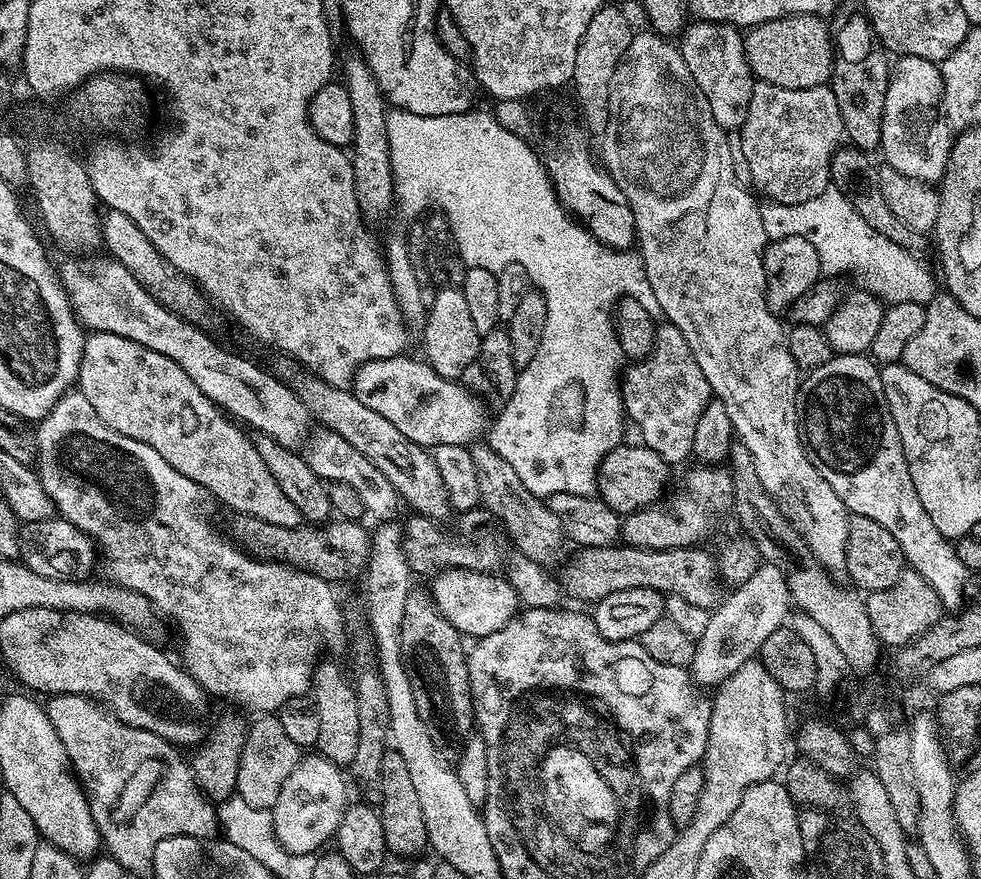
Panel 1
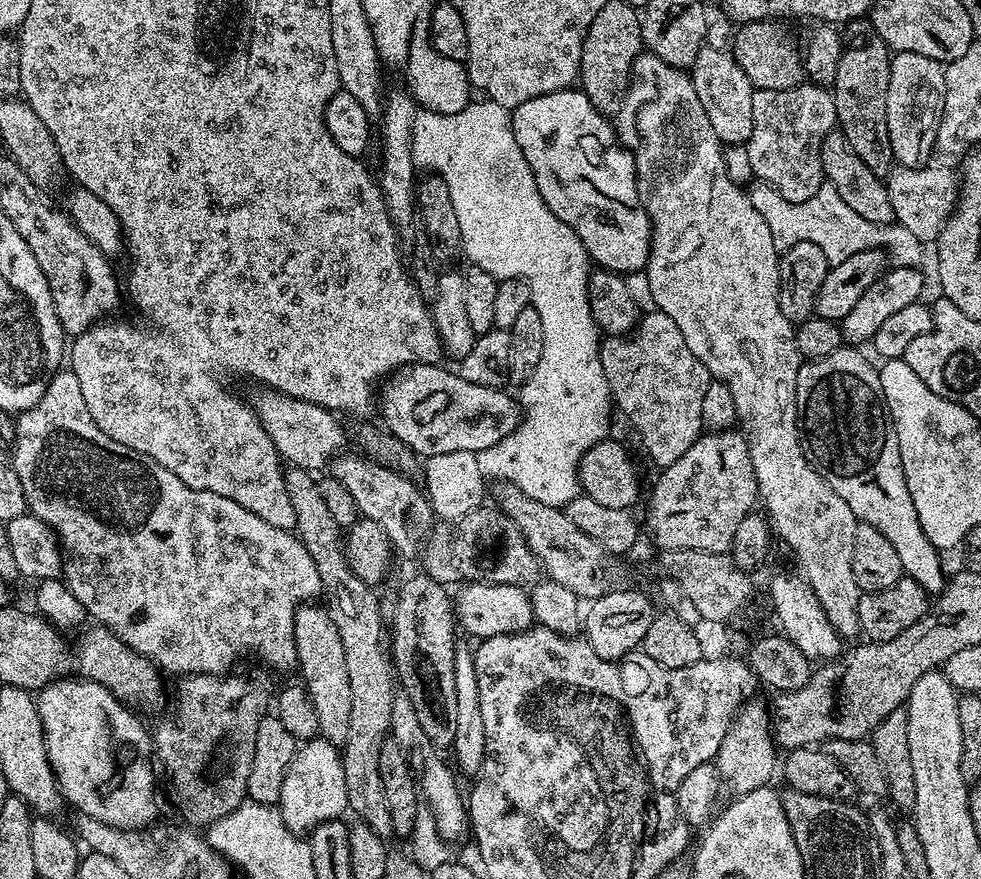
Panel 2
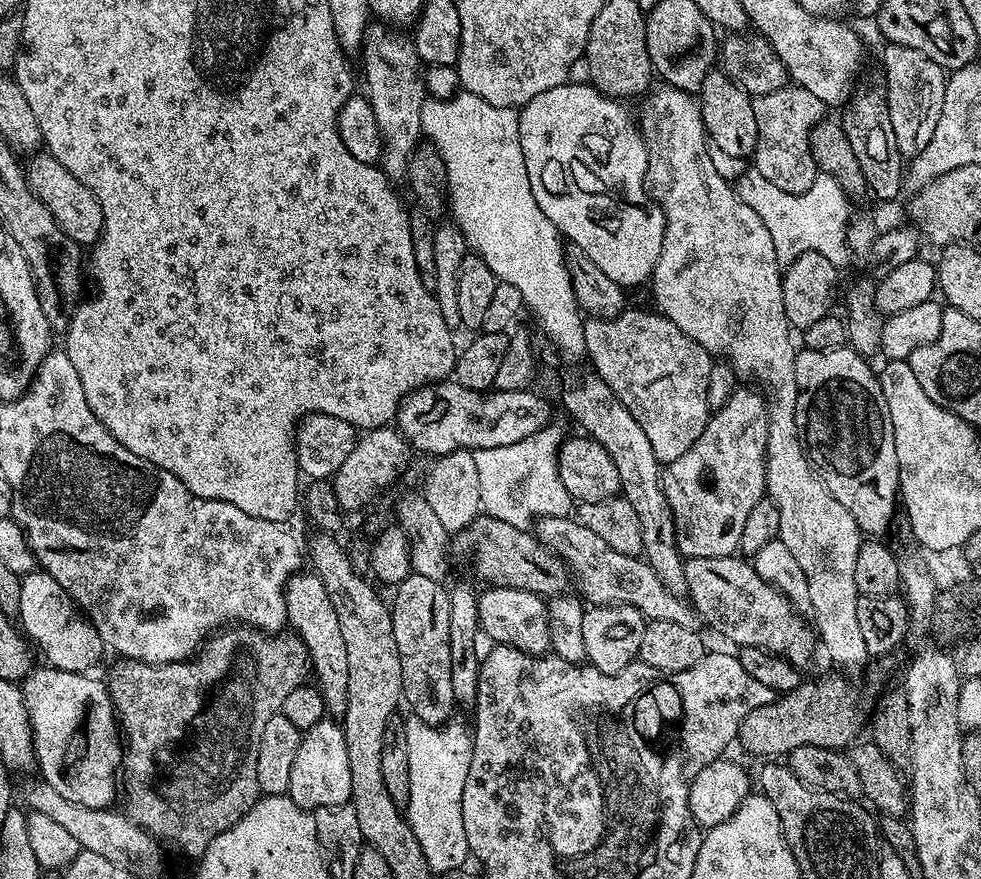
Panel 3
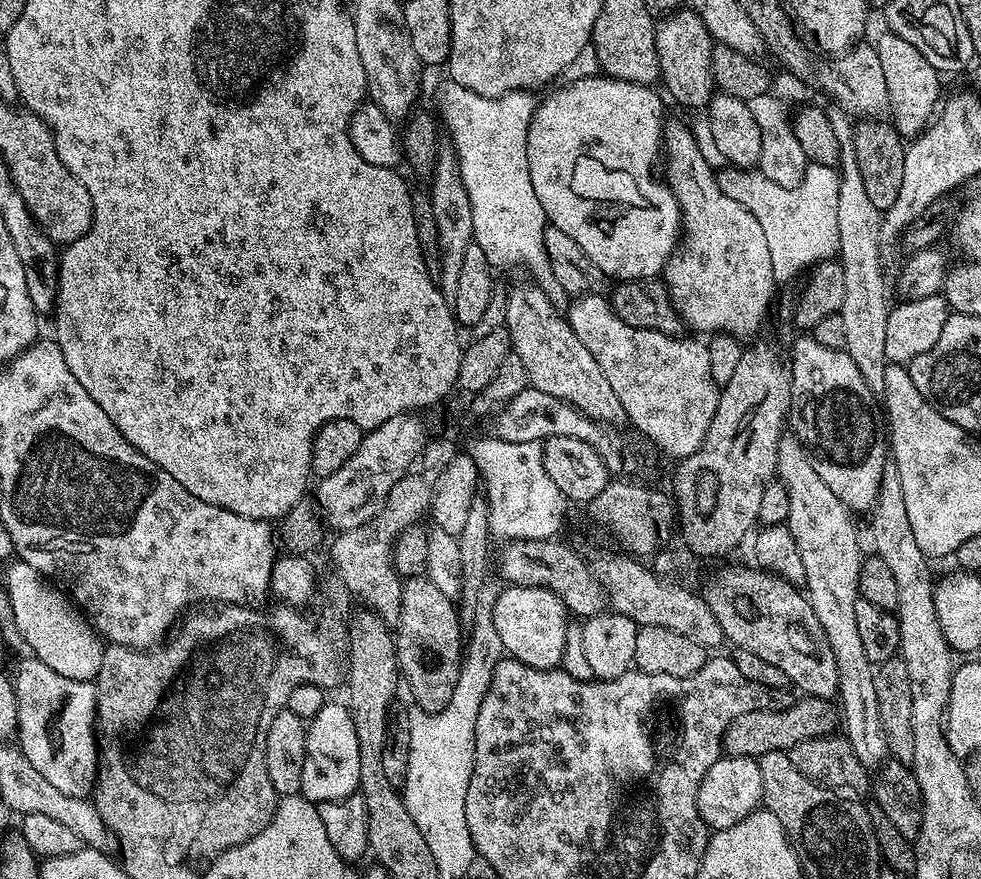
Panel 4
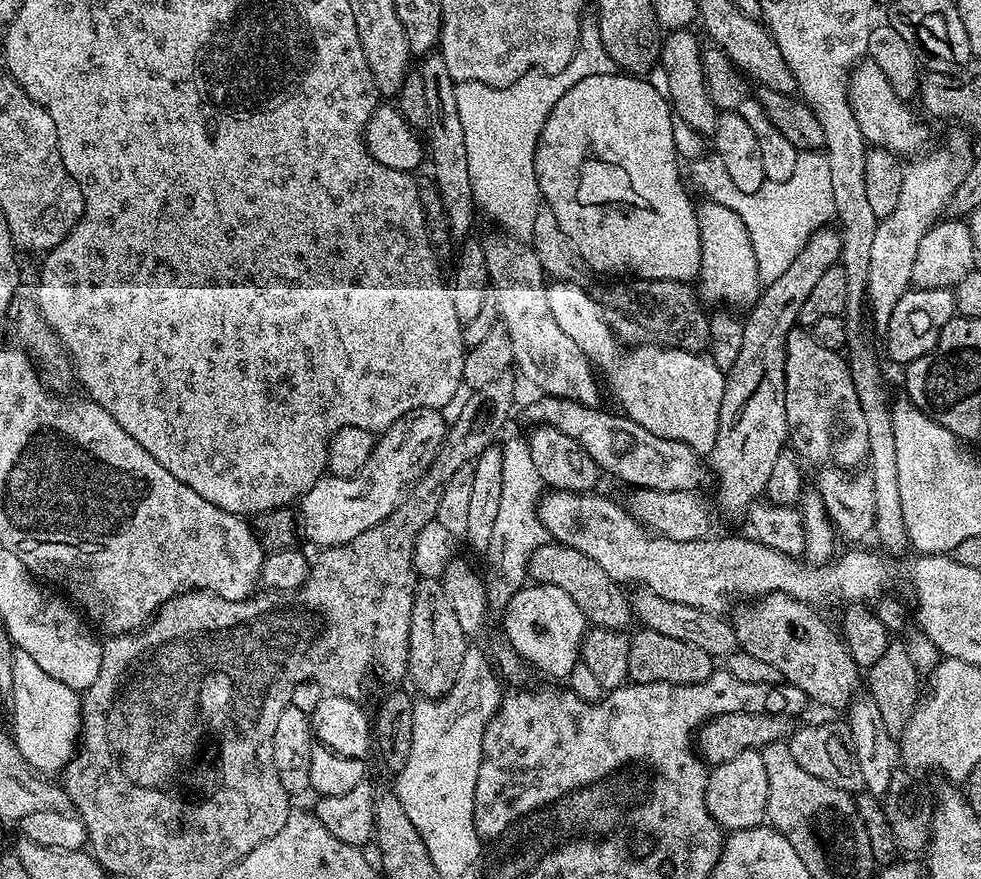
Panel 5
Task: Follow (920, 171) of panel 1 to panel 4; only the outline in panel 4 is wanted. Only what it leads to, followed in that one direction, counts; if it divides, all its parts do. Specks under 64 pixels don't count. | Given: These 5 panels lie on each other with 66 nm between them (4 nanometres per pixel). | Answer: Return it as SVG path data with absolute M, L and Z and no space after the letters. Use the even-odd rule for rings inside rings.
M887 30L881 32L881 36L874 40L874 47L886 77L890 123L901 137L915 138L928 127L941 103L942 76L934 66L930 66L930 62L926 62L926 58L922 58L922 54L918 54L916 47L906 42L906 38Z

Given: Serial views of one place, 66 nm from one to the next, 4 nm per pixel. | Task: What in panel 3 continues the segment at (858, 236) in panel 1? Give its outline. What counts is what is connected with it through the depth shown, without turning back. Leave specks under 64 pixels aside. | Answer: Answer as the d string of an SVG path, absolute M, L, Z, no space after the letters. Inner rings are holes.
M755 166L749 167L749 172L741 174L734 180L738 198L746 202L762 218L762 226L770 230L770 238L774 238L774 250L781 265L787 266L802 254L807 252L827 253L828 248L836 244L834 256L837 261L850 256L848 247L848 212L849 197L844 195L842 186L834 182L834 178L818 174L810 186L802 194L786 194L786 190L778 190L774 182L766 182ZM840 259L840 260L839 260Z

